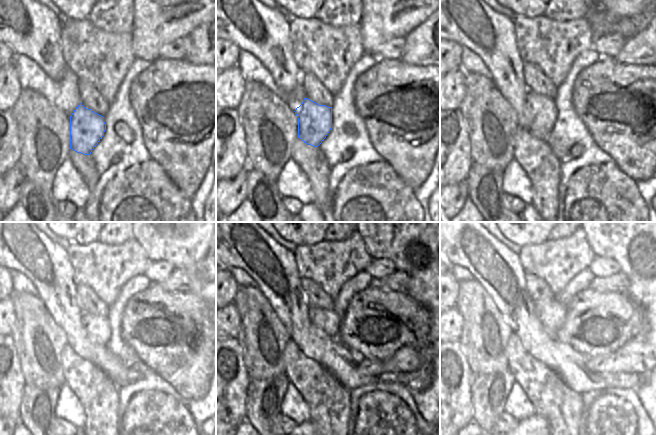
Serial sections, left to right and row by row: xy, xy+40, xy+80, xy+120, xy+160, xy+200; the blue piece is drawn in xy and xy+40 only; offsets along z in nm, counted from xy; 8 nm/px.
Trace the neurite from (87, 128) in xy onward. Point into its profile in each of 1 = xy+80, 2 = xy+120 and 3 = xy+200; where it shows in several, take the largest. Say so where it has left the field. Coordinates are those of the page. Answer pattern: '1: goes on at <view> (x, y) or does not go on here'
1: goes on at xy+80 (542, 110)
2: goes on at xy+120 (98, 328)
3: goes on at xy+200 (551, 313)

